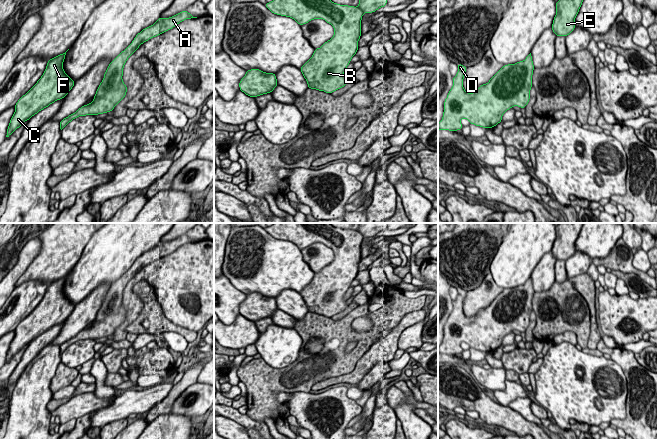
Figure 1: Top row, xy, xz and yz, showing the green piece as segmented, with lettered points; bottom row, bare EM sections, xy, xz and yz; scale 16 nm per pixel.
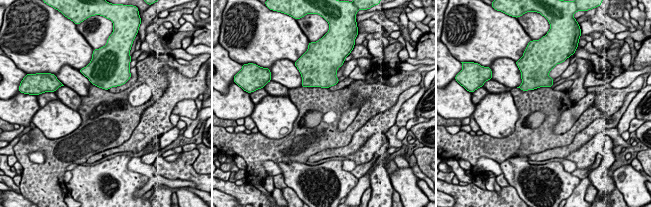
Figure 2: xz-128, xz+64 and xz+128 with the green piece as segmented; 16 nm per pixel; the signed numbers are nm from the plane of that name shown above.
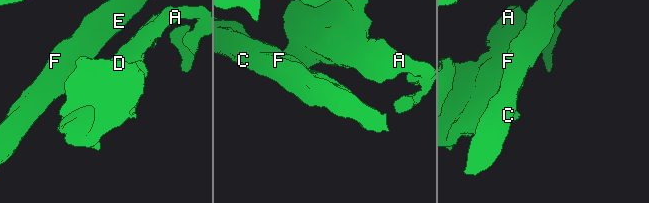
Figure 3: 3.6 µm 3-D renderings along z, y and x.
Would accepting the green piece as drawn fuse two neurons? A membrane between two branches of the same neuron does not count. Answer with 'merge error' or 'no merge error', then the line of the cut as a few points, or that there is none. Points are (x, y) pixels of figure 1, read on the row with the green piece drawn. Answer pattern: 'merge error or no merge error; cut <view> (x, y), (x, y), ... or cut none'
no merge error; cut none

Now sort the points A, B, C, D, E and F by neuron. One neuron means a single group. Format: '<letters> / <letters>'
A B C D E F

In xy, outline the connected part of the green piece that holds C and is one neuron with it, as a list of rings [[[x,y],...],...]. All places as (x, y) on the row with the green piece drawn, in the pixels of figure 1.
[[[65,53],[48,60],[46,69],[37,83],[16,103],[10,120],[9,137],[25,121],[57,100],[63,99],[75,84],[63,70]]]

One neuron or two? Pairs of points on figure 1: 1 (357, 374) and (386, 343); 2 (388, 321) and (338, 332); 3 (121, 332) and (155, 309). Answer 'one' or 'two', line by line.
1: one
2: one
3: two

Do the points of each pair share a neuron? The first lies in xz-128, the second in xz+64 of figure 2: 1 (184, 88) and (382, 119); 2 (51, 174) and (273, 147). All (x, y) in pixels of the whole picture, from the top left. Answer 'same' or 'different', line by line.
1: same
2: same

